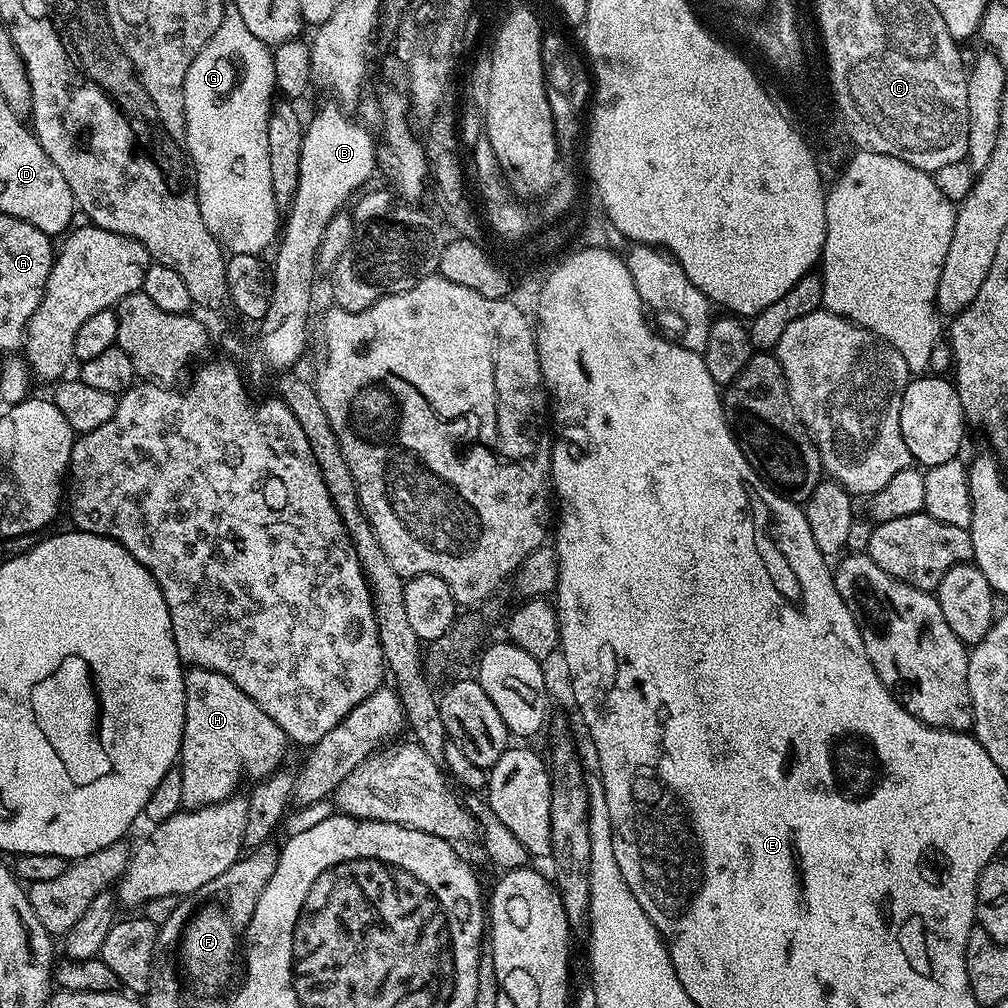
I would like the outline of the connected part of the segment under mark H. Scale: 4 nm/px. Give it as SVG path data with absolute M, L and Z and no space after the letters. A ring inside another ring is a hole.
M189 667L184 674L184 737L180 747L178 767L182 774L182 805L185 809L205 808L217 804L233 795L240 784L240 772L252 776L253 781L262 780L270 773L277 771L284 760L284 751L290 748L286 733L270 718L270 714L262 714L254 702L226 674L218 674L214 670Z

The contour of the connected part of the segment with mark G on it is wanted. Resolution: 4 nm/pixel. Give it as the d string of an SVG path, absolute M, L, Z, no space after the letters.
M225 7L218 30L214 30L210 42L202 46L198 58L194 58L194 62L190 62L190 70L186 70L184 125L202 222L206 222L210 234L234 256L260 256L268 247L268 251L273 247L278 236L276 218L279 209L274 198L274 186L270 186L270 154L266 154L268 119L277 92L269 45L250 34L236 8Z

